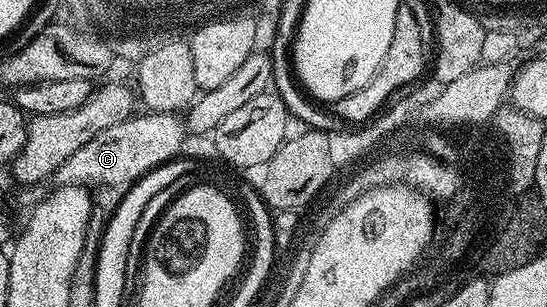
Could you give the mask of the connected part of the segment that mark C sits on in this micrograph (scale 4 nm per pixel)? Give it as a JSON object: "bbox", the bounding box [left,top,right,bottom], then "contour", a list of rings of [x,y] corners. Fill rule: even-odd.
{"bbox":[54,111,186,189],"contour":[[[157,111],[140,114],[133,114],[132,118],[118,125],[110,125],[110,129],[102,129],[98,137],[86,141],[78,153],[73,153],[69,159],[62,161],[54,176],[55,182],[62,187],[69,187],[73,183],[89,189],[123,188],[135,183],[155,167],[175,160],[181,154],[180,146],[184,143],[184,135],[186,136],[185,120],[176,113]]]}

